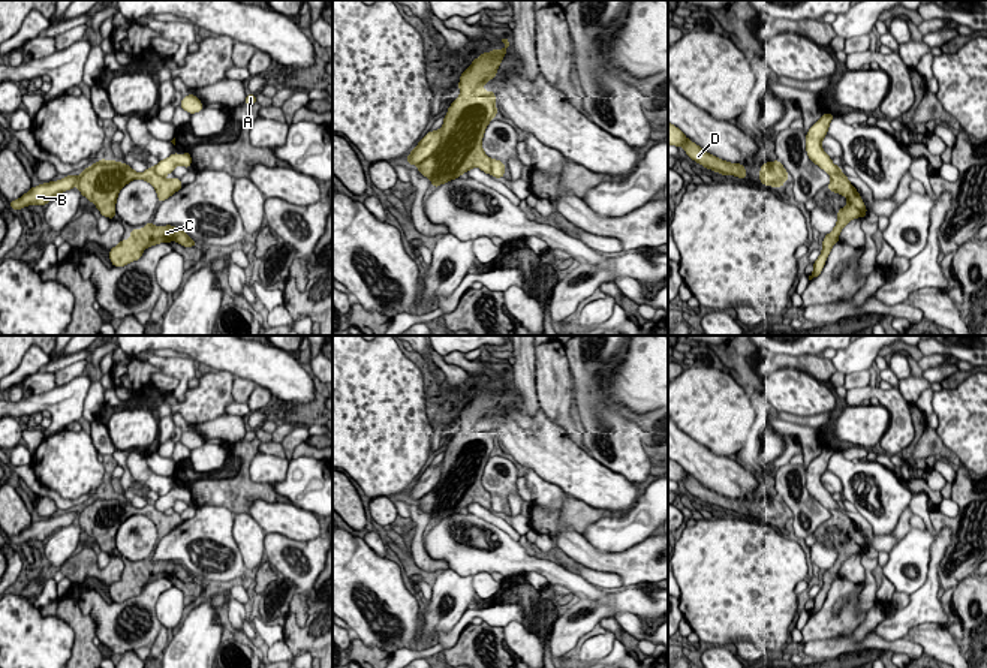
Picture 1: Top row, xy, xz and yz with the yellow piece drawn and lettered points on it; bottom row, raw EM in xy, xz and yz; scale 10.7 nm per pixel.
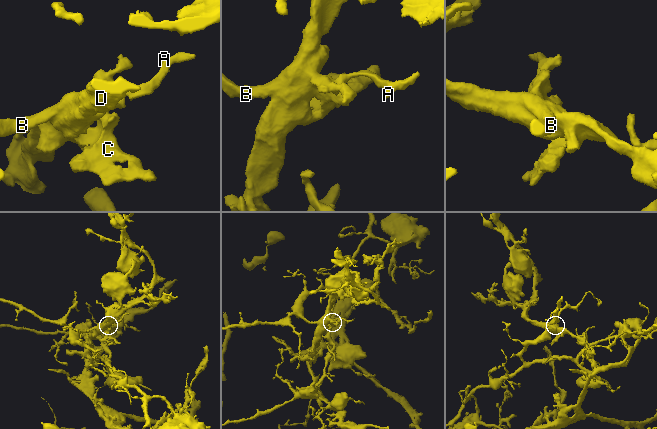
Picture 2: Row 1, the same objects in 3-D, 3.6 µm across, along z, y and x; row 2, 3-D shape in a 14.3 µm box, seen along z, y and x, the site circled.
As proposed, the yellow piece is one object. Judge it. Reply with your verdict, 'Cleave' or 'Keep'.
Cleave

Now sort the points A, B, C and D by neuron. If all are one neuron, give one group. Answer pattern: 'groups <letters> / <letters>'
groups A B / C D

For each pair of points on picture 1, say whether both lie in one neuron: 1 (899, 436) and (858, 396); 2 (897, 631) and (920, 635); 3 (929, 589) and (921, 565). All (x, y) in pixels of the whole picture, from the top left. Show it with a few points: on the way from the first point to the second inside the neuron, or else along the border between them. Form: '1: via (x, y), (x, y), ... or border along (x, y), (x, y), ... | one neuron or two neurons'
1: via (903, 420), (882, 396), (875, 394) | one neuron
2: border along (942, 623), (918, 623), (903, 637) | two neurons
3: border along (932, 545), (927, 578), (909, 595) | two neurons

